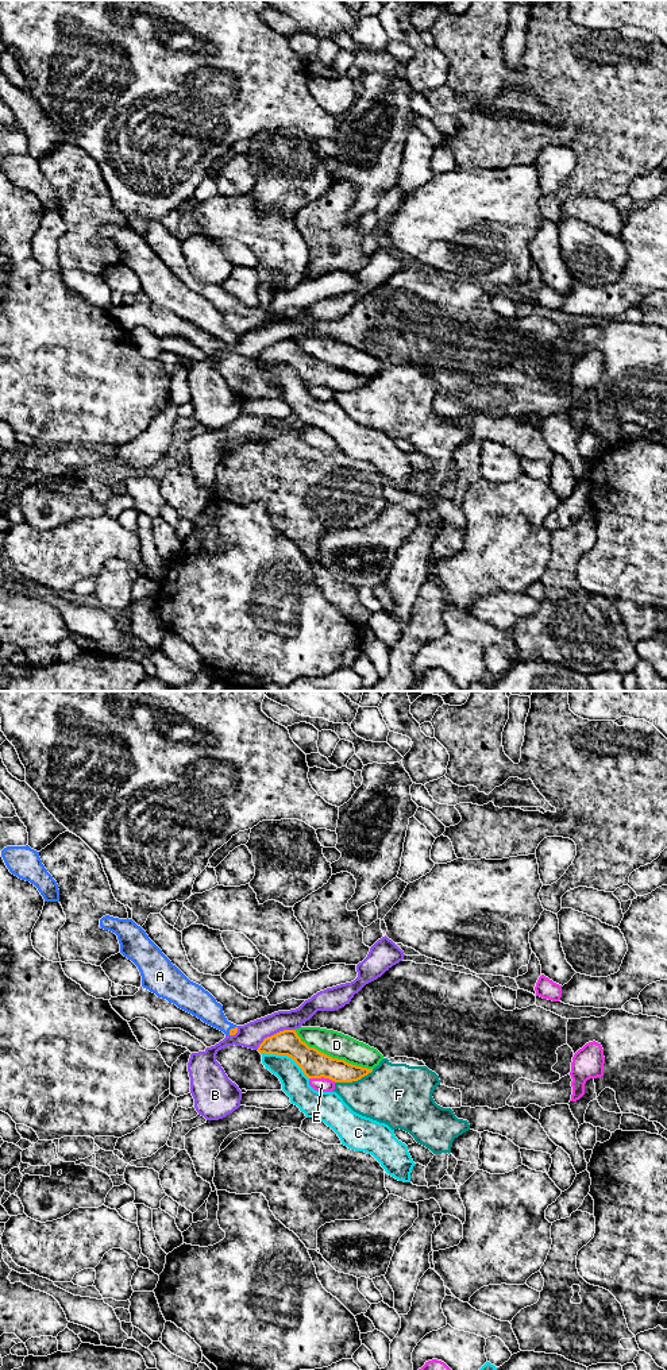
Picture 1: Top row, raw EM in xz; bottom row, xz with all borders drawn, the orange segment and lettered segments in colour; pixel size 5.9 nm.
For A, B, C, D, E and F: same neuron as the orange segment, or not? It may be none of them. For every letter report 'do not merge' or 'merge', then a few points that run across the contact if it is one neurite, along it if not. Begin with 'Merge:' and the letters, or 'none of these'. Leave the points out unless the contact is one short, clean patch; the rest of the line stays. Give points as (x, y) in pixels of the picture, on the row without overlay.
Merge: A
A: merge | xz (232, 340), (231, 338), (224, 335), (200, 312)
B: do not merge | xz (295, 338), (284, 338), (268, 344), (257, 358)
C: do not merge | xz (261, 361), (288, 365), (308, 388)
D: do not merge
E: do not merge
F: do not merge

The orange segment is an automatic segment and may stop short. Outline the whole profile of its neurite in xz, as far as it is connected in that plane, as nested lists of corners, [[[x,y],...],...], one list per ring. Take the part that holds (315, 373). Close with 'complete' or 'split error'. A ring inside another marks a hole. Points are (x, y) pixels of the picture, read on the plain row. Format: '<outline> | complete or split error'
[[[284,339],[263,348],[259,362],[290,366],[308,387],[329,387],[335,391],[352,391],[373,381],[344,368],[332,367],[315,356],[309,356],[296,339]]] | complete

